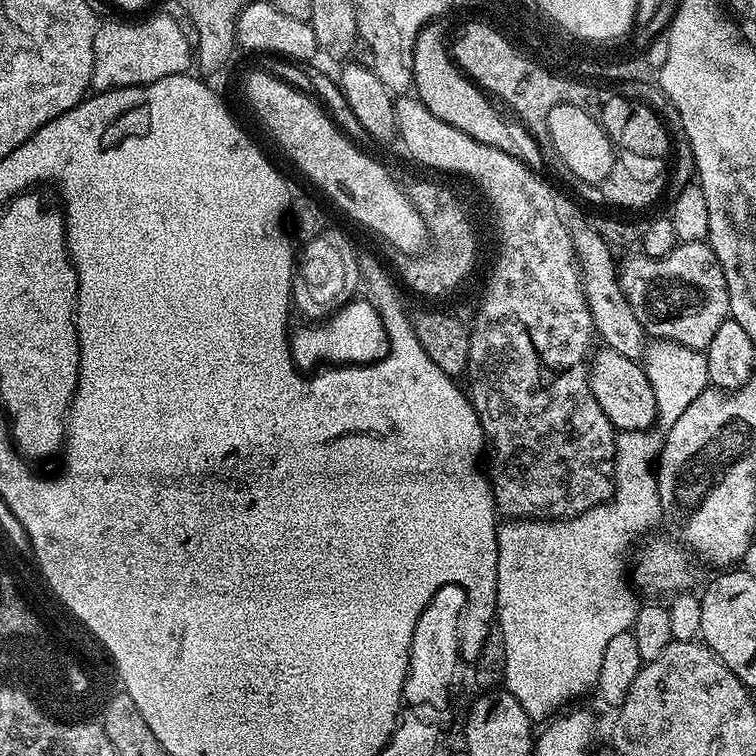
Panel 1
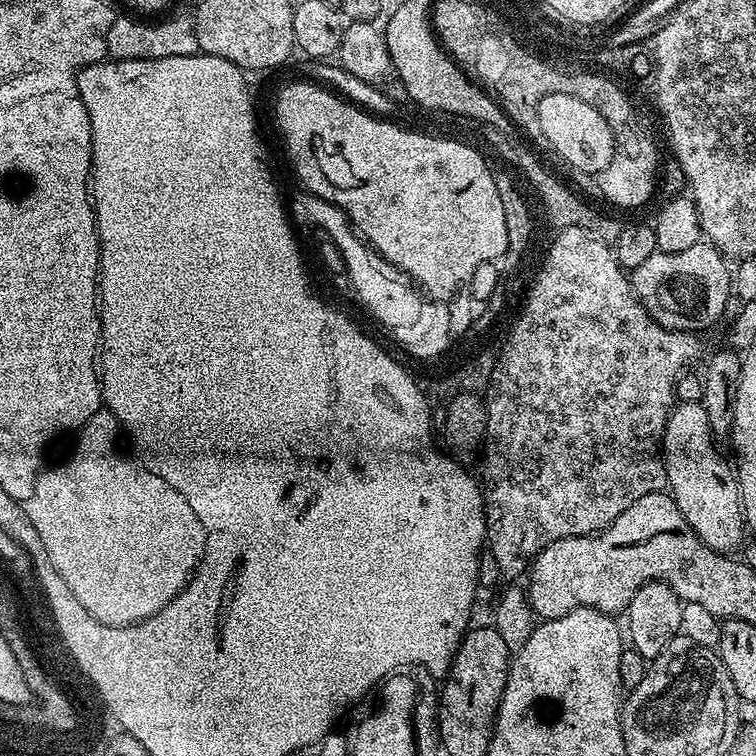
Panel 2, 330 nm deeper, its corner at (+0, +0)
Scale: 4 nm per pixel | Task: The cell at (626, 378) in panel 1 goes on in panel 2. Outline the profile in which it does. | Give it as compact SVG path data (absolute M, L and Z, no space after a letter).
M677 403L673 407L664 431L662 453L668 479L667 491L678 510L682 510L682 518L690 522L694 534L698 534L698 538L702 538L710 550L732 554L746 537L744 503L735 471L729 465L728 468L724 465L716 444L718 440L712 435L703 403Z

